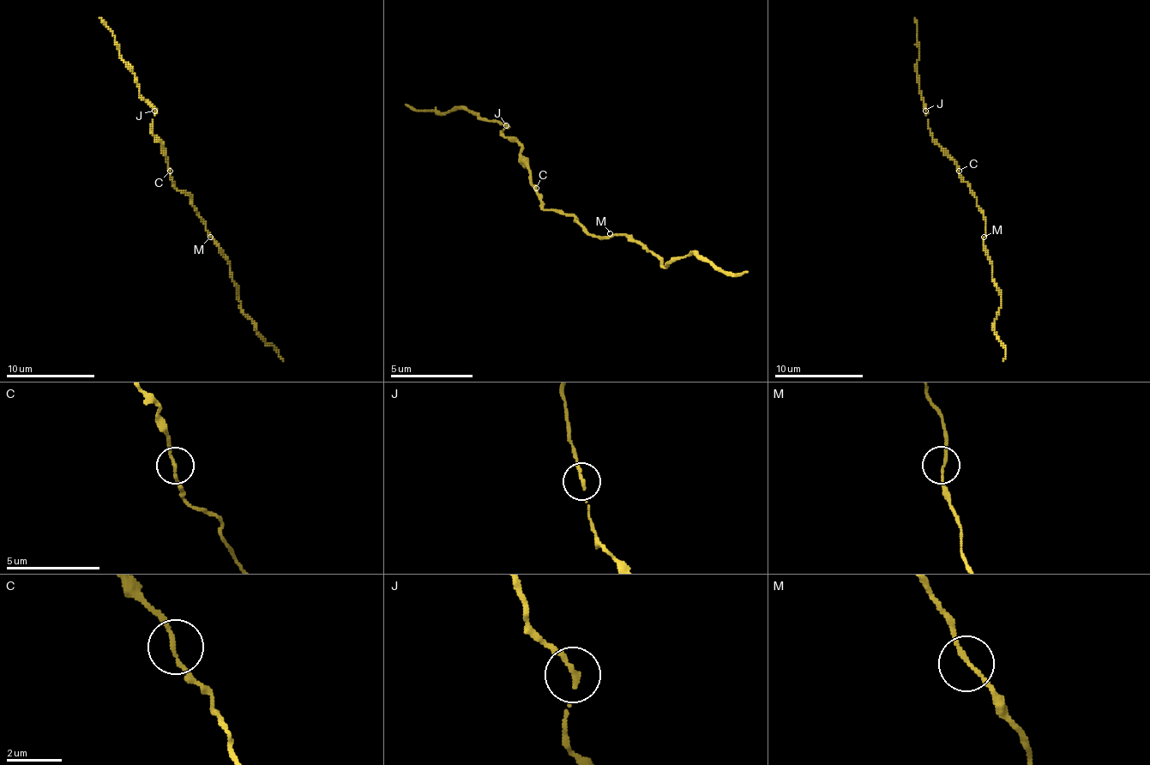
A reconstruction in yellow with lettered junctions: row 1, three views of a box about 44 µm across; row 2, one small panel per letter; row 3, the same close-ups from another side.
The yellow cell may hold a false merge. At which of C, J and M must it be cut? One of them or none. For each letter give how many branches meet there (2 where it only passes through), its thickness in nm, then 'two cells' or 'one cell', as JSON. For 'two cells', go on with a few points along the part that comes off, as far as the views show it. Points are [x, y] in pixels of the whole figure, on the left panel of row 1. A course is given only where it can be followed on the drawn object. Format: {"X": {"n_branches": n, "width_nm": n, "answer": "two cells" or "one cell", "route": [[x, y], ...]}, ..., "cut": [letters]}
{"C": {"n_branches": 2, "width_nm": 140, "answer": "one cell"}, "J": {"n_branches": 2, "width_nm": 140, "answer": "one cell"}, "M": {"n_branches": 2, "width_nm": 140, "answer": "one cell"}, "cut": []}

